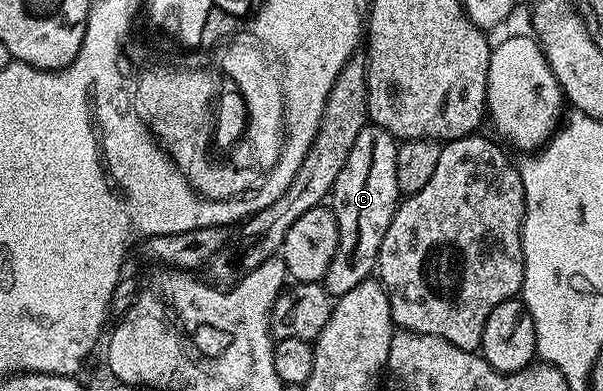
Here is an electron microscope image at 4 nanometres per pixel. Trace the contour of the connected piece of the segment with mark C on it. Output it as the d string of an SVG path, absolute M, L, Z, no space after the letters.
M367 123L358 134L340 175L328 196L328 205L338 224L338 242L324 278L326 290L337 299L360 283L371 280L378 268L380 243L400 204L396 183L396 151L399 142L387 129Z

